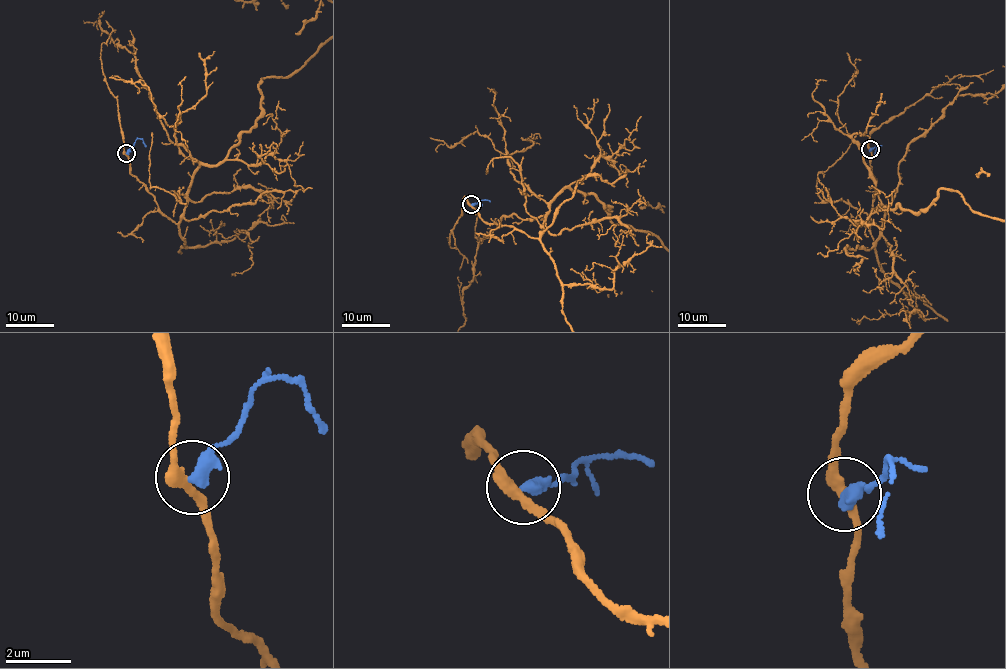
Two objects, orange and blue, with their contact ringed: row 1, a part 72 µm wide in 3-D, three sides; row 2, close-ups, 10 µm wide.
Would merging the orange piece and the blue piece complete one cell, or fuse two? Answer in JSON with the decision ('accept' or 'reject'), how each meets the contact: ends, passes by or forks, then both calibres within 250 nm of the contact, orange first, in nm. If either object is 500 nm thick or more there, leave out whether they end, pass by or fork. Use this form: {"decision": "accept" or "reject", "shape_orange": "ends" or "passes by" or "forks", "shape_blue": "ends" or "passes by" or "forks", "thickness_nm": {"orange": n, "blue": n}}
{"decision": "reject", "shape_orange": "passes by", "shape_blue": "ends", "thickness_nm": {"orange": 320, "blue": 440}}

